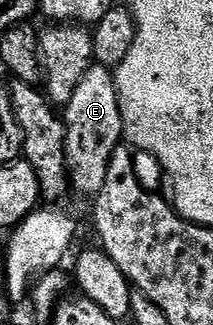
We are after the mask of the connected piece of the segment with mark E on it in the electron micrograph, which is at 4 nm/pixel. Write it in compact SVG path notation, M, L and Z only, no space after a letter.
M94 64L82 76L74 96L63 107L64 154L68 158L70 186L80 194L95 196L106 184L110 160L124 138L122 112L118 100L115 73L107 66Z

